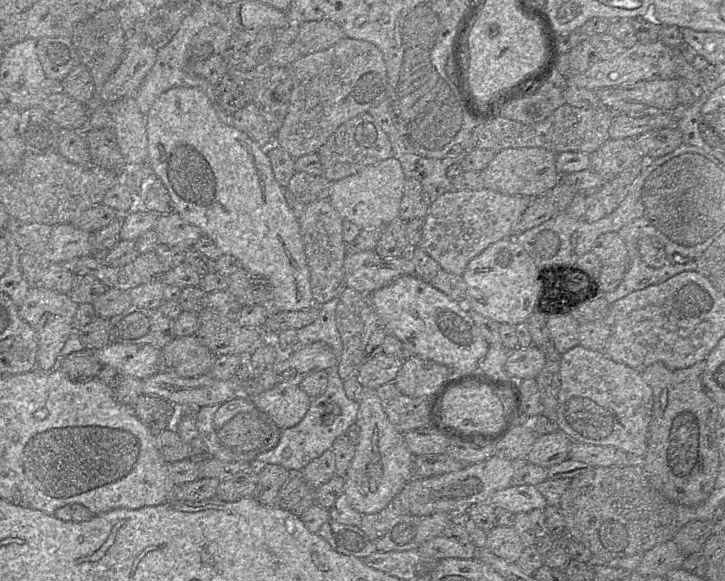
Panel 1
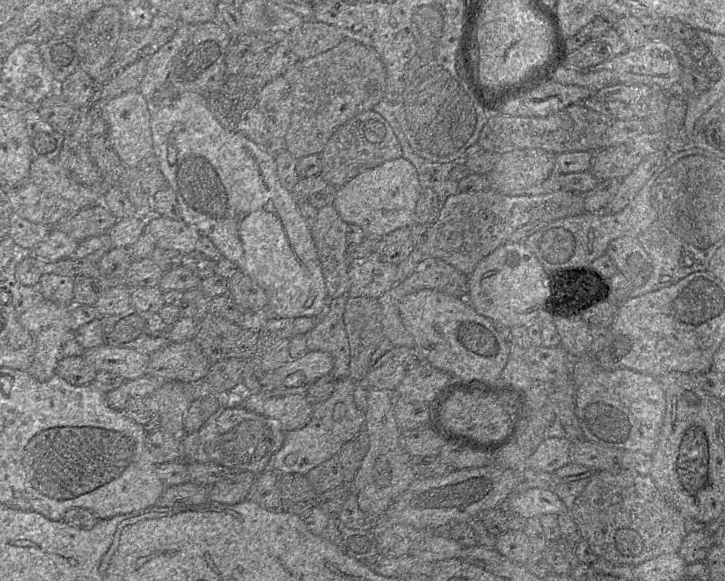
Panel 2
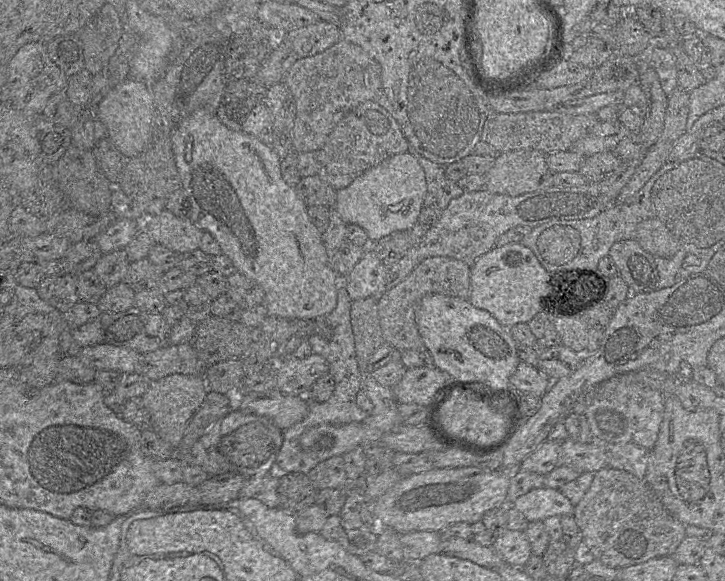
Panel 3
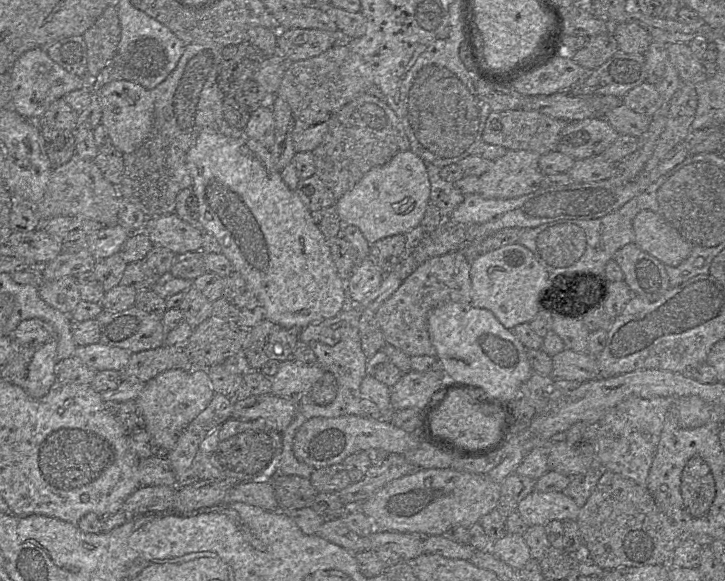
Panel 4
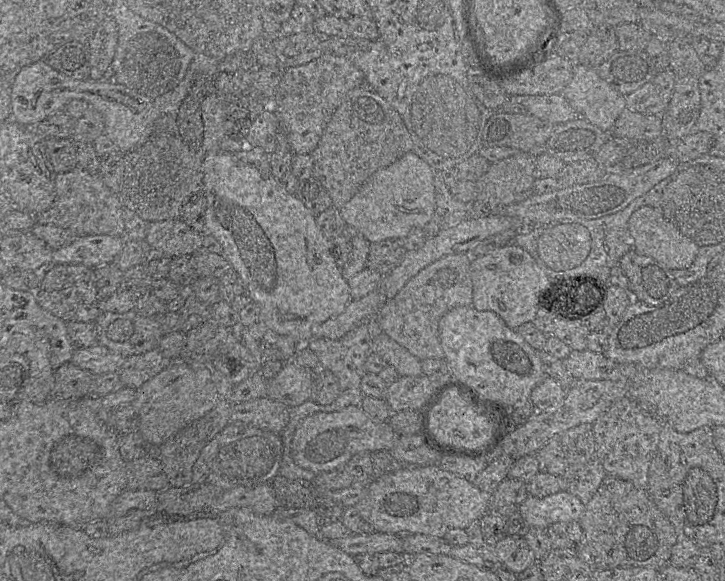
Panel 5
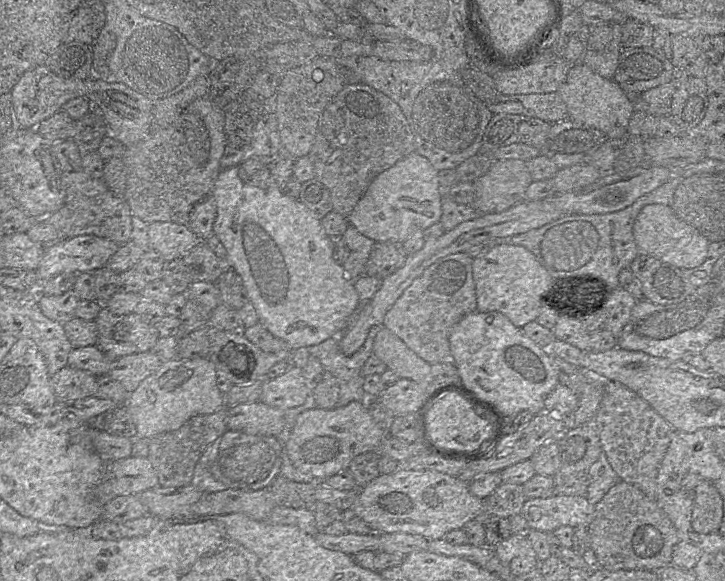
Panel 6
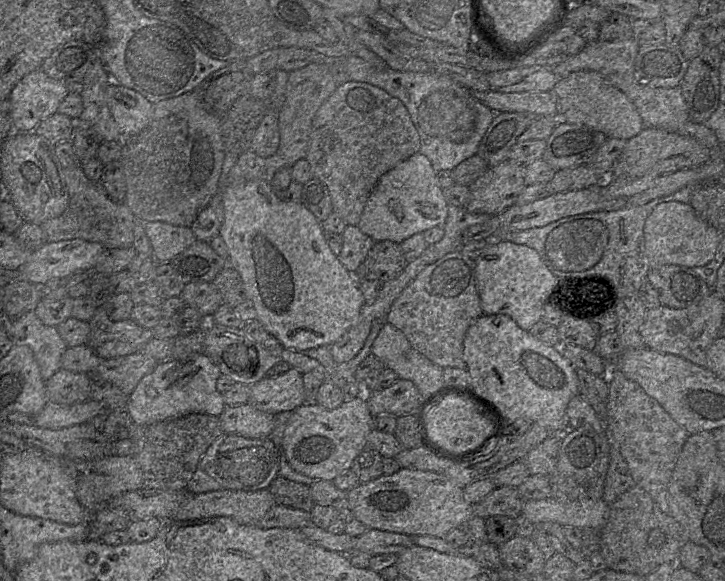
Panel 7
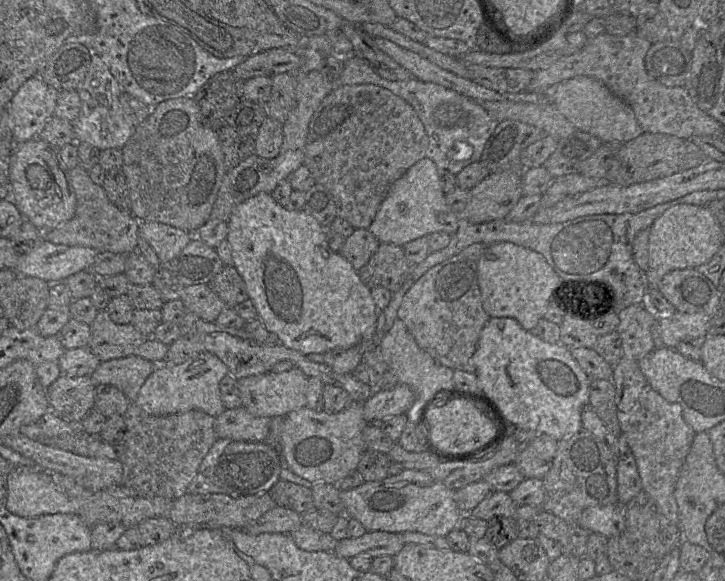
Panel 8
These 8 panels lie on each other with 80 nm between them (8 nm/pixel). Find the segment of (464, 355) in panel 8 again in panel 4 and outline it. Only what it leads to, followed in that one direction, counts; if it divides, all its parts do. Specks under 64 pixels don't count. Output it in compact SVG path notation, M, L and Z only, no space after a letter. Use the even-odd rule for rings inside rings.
M454 251L432 257L418 265L376 311L376 319L385 343L401 350L409 357L421 355L435 357L436 350L428 333L428 314L433 308L446 302L470 303L471 260L462 252Z

